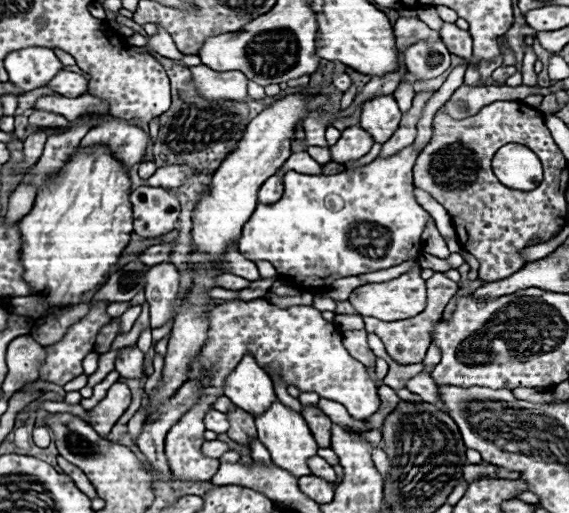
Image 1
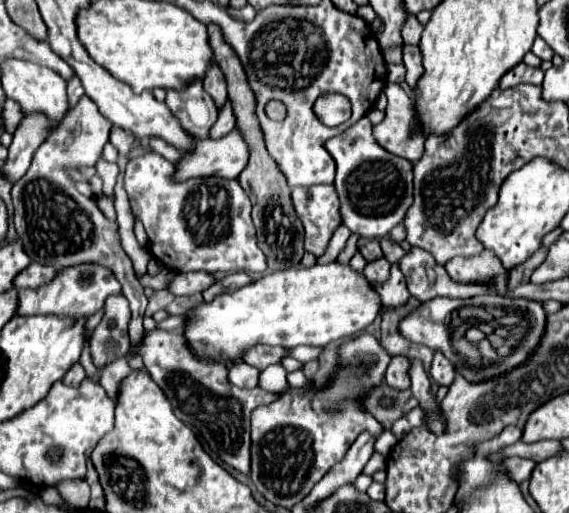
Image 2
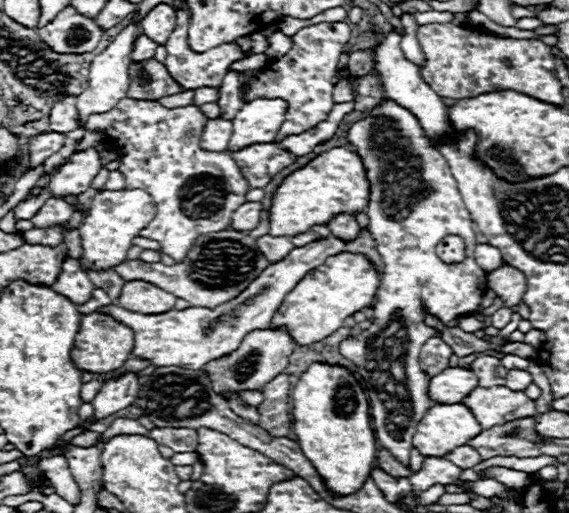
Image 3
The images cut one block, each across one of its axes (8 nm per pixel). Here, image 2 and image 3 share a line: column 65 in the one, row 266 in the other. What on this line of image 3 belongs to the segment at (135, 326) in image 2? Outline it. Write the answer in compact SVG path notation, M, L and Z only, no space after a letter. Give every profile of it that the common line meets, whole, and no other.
M222 230L214 234L202 234L202 238L194 240L194 246L188 250L182 262L174 266L164 266L162 262L148 264L142 260L126 260L122 266L114 270L128 282L134 278L146 278L146 282L154 282L154 286L162 286L162 290L170 290L178 294L178 298L188 300L192 306L200 308L216 308L230 298L236 298L246 286L262 274L262 270L270 266L264 254L258 250L256 240L244 232Z

